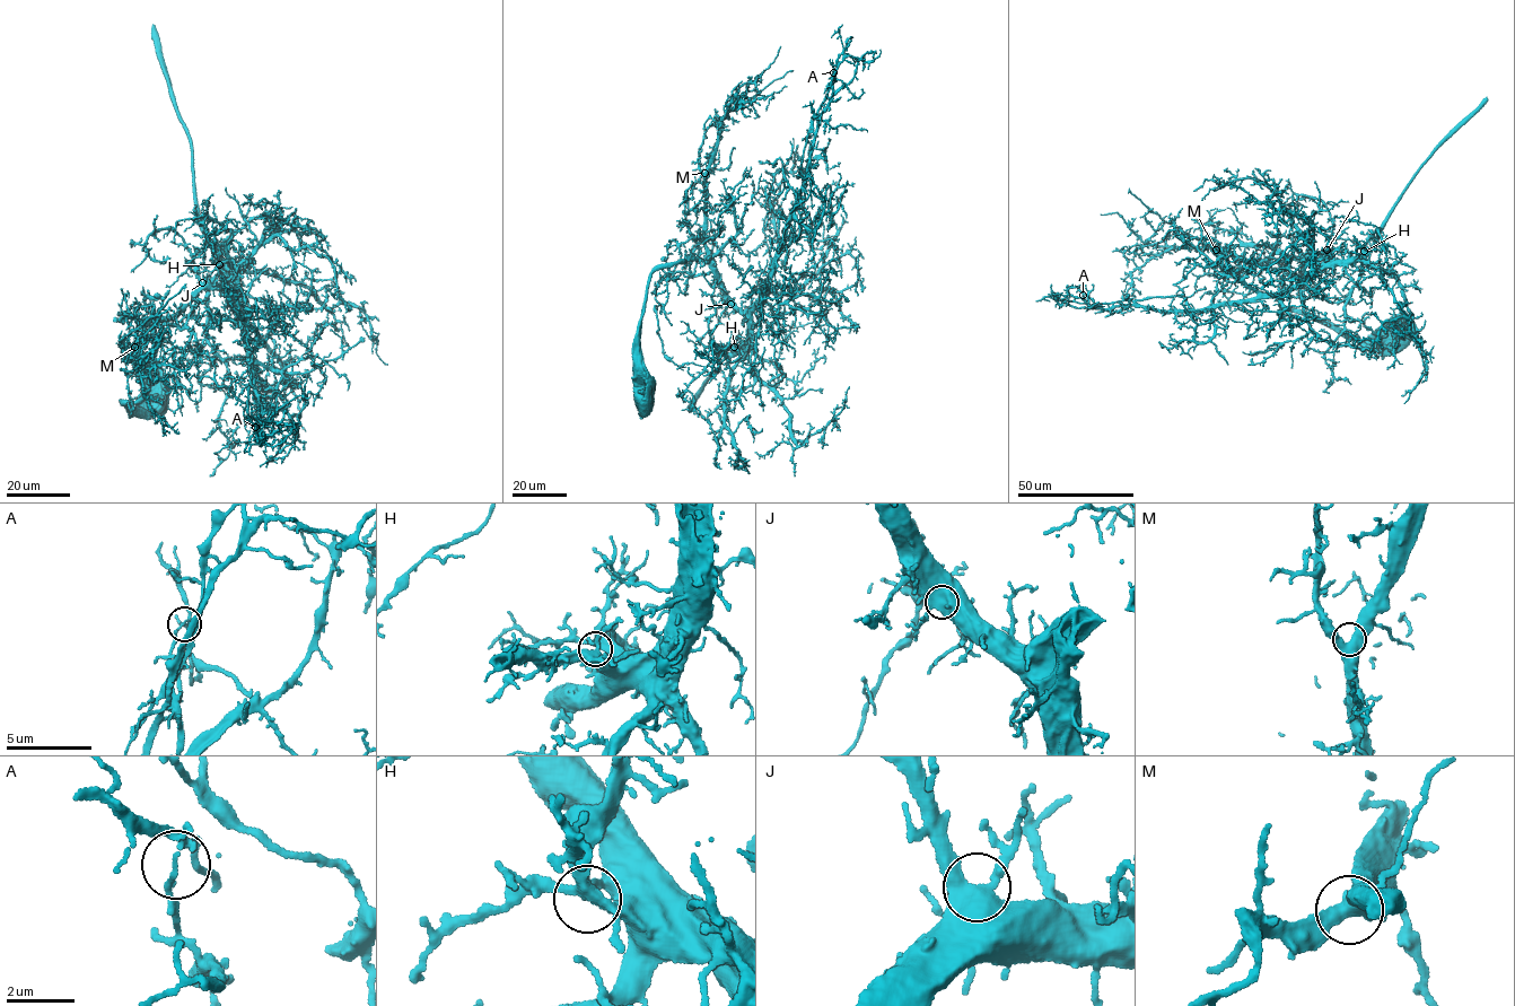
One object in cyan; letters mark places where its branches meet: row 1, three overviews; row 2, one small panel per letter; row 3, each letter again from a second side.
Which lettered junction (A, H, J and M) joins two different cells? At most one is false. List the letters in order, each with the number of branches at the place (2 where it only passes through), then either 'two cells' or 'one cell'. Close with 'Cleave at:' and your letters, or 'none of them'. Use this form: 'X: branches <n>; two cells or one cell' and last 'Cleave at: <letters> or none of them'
A: branches 3; two cells
H: branches 3; one cell
J: branches 3; one cell
M: branches 3; one cell
Cleave at: A

